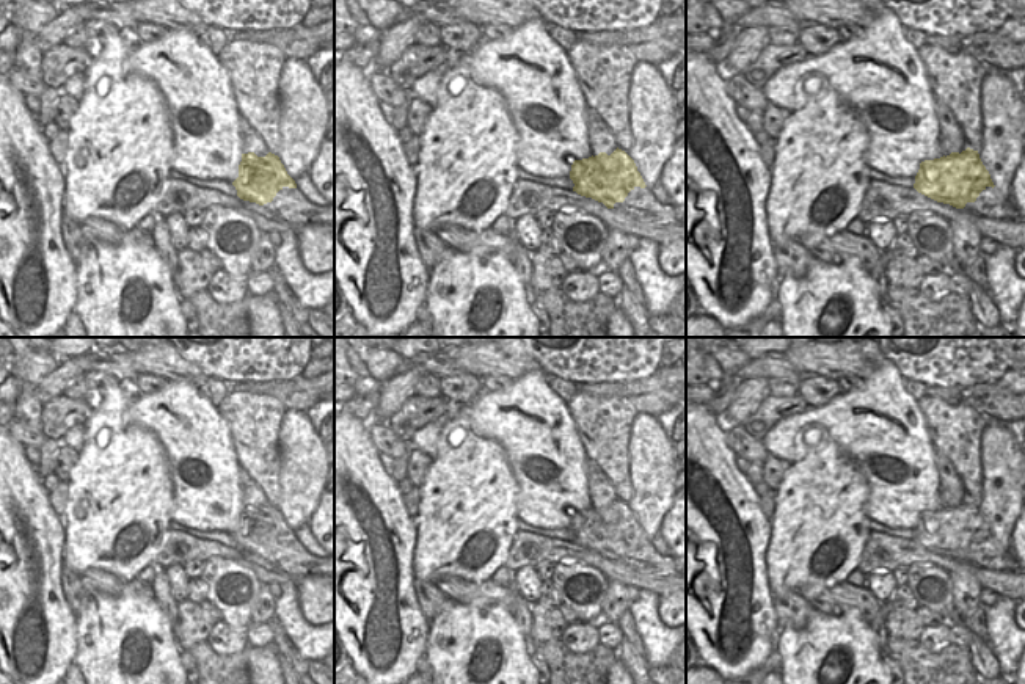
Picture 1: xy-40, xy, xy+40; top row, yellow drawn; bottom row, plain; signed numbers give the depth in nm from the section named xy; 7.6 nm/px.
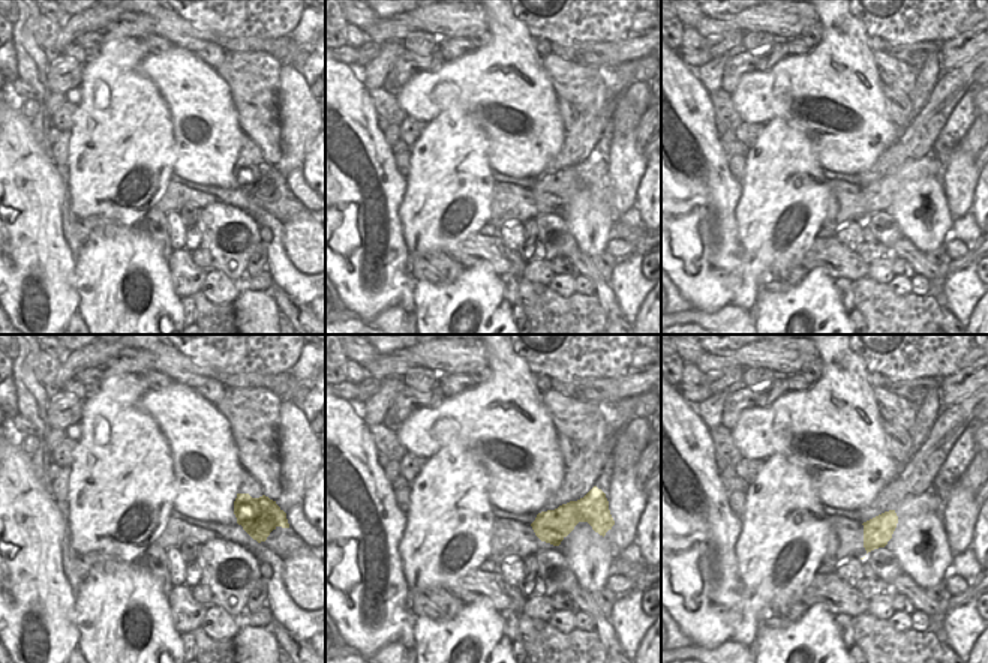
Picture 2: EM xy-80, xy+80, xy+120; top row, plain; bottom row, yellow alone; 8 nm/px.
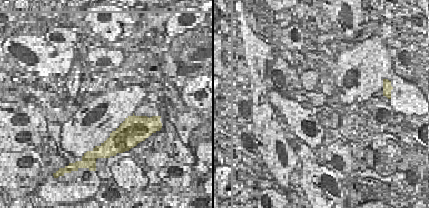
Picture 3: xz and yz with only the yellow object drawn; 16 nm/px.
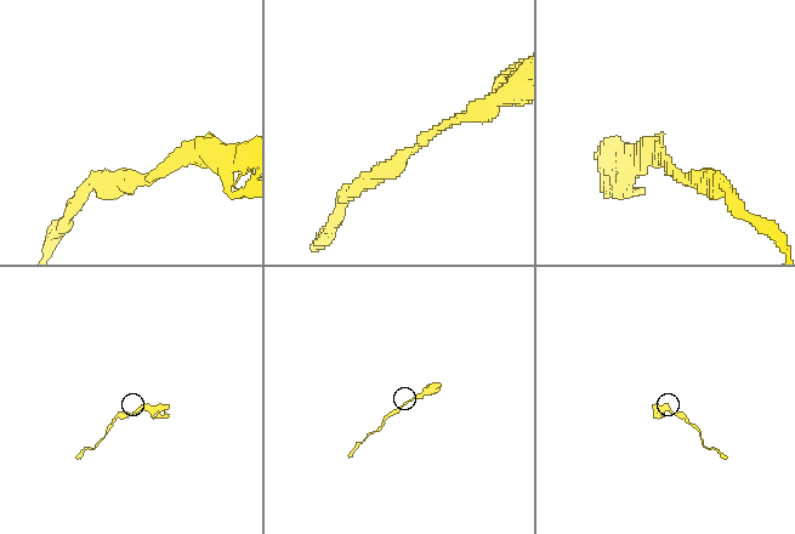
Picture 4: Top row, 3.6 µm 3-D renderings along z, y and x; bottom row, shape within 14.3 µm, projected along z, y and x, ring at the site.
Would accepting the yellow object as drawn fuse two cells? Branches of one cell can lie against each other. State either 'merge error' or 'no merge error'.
merge error

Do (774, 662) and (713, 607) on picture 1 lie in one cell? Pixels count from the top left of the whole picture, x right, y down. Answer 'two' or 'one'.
two

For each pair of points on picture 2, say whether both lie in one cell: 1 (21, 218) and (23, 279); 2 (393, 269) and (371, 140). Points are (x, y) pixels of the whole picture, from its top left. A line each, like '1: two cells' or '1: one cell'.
1: one cell
2: one cell

